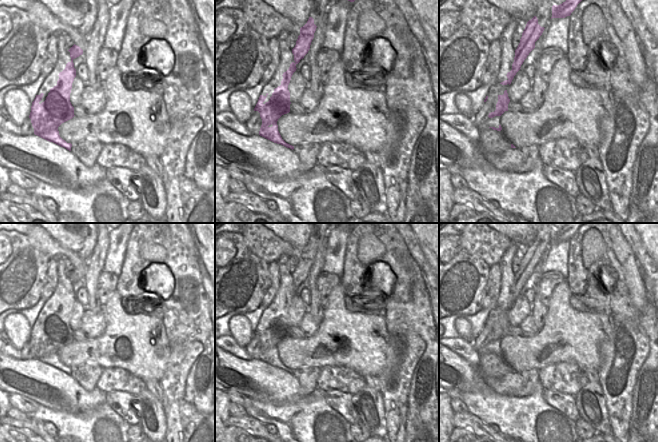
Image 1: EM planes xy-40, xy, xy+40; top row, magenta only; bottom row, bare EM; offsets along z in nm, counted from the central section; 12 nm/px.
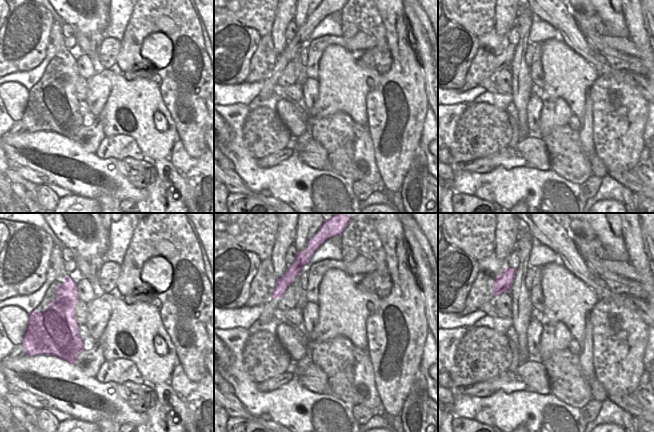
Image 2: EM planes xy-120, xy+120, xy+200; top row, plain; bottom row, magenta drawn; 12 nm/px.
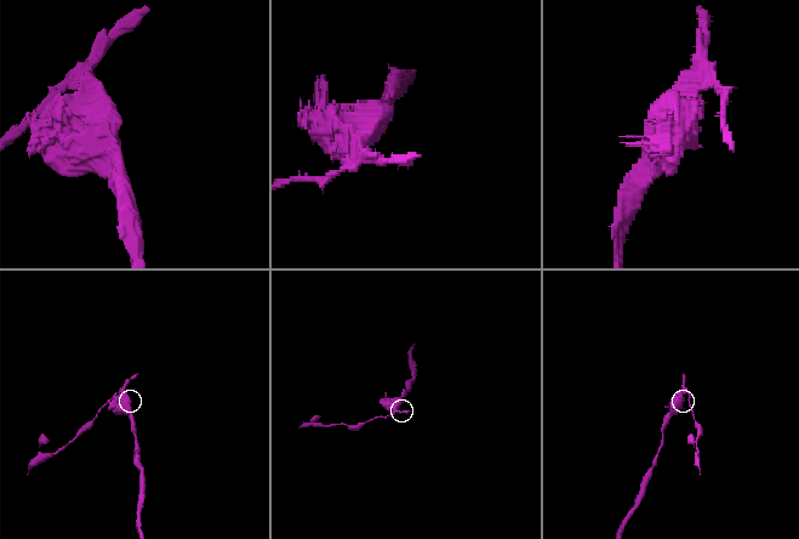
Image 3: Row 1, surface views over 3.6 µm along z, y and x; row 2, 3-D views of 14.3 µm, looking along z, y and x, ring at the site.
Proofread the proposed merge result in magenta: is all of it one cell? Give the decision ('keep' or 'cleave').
cleave

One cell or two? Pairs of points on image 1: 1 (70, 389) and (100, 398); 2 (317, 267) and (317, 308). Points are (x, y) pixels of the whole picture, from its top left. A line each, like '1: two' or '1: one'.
1: one
2: one

